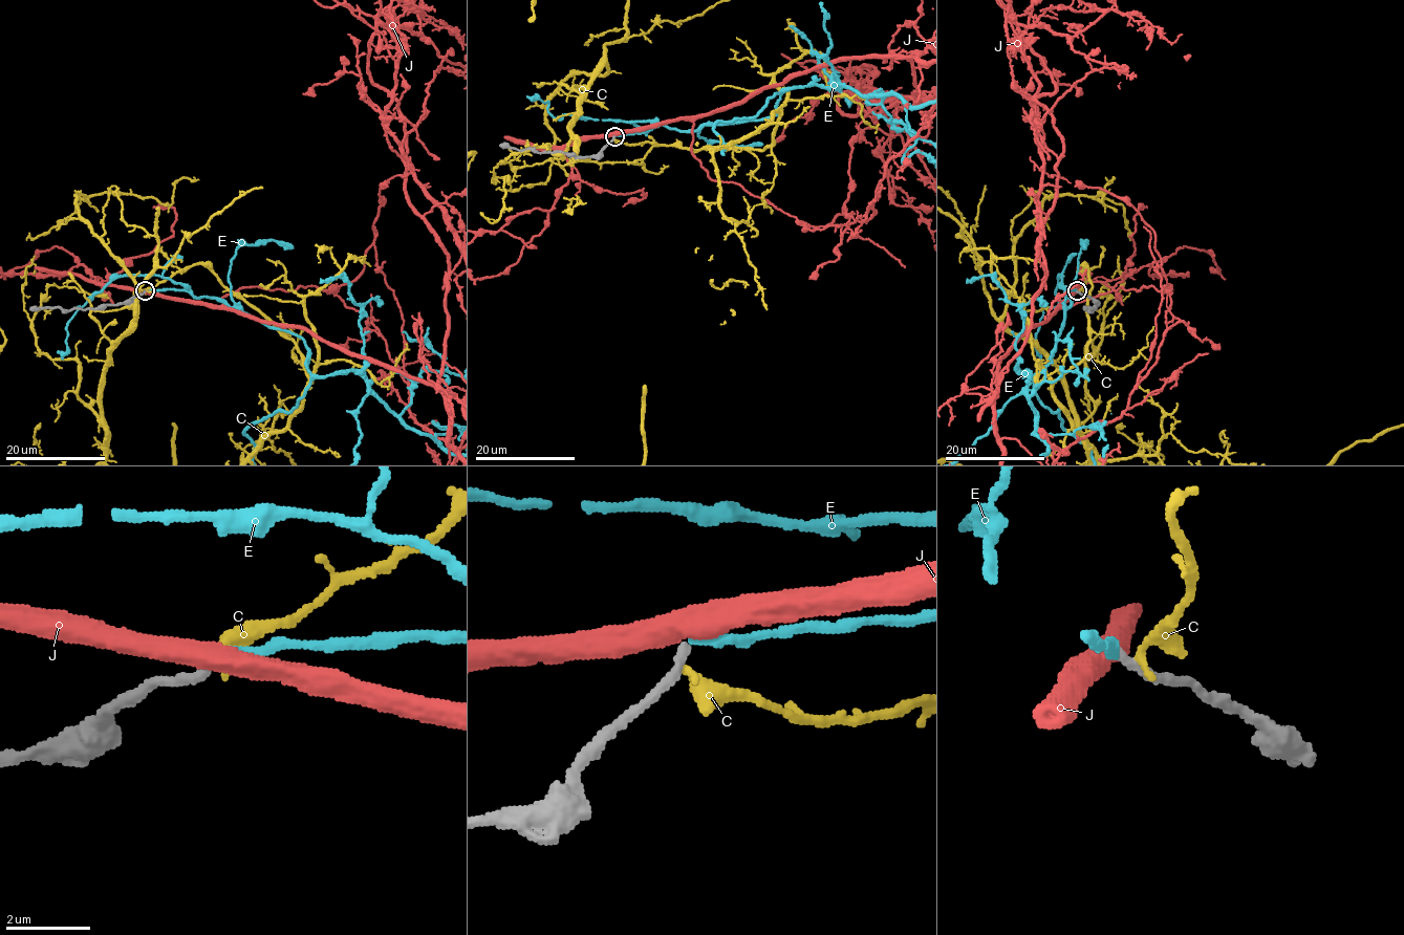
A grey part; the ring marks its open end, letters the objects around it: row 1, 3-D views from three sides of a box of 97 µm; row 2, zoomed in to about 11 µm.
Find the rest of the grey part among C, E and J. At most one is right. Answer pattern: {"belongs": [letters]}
{"belongs": ["E"]}

